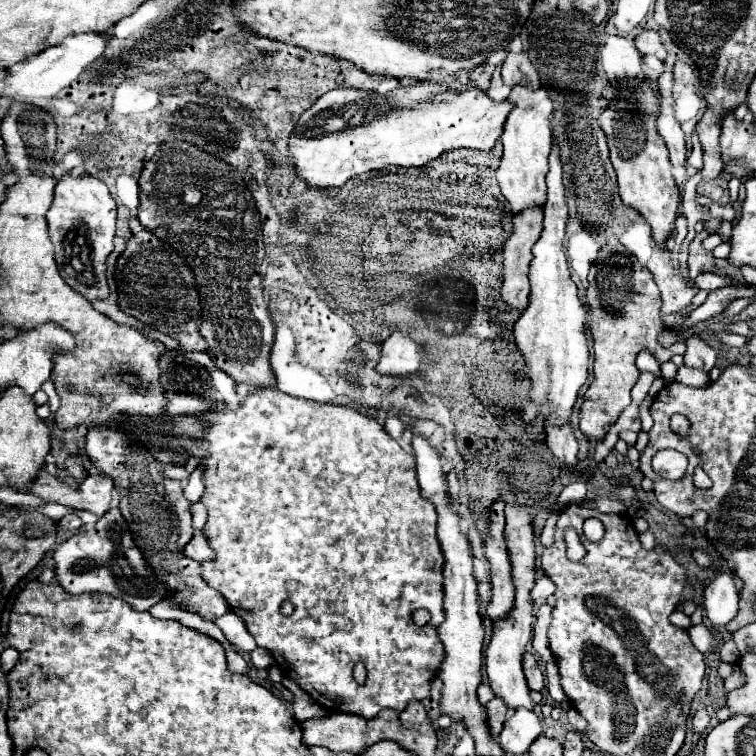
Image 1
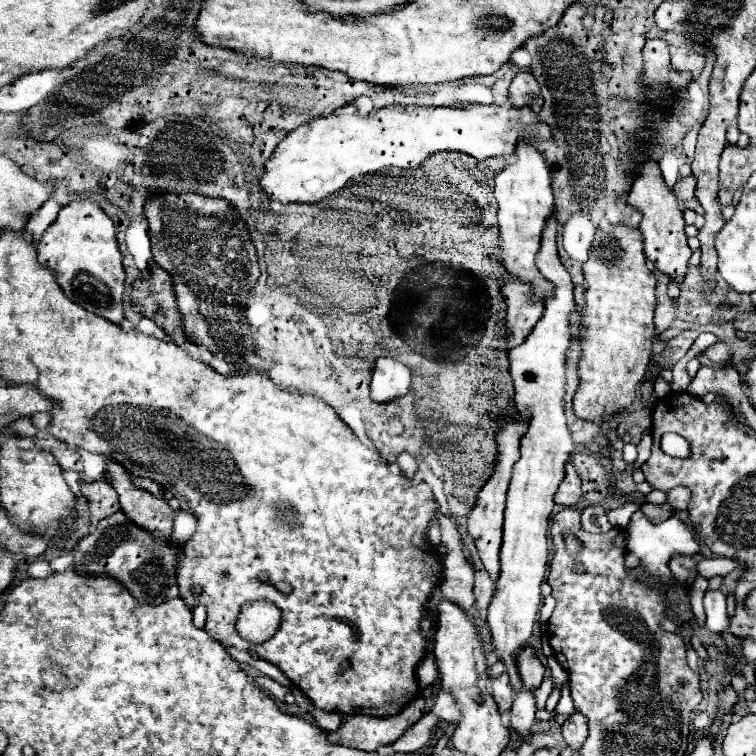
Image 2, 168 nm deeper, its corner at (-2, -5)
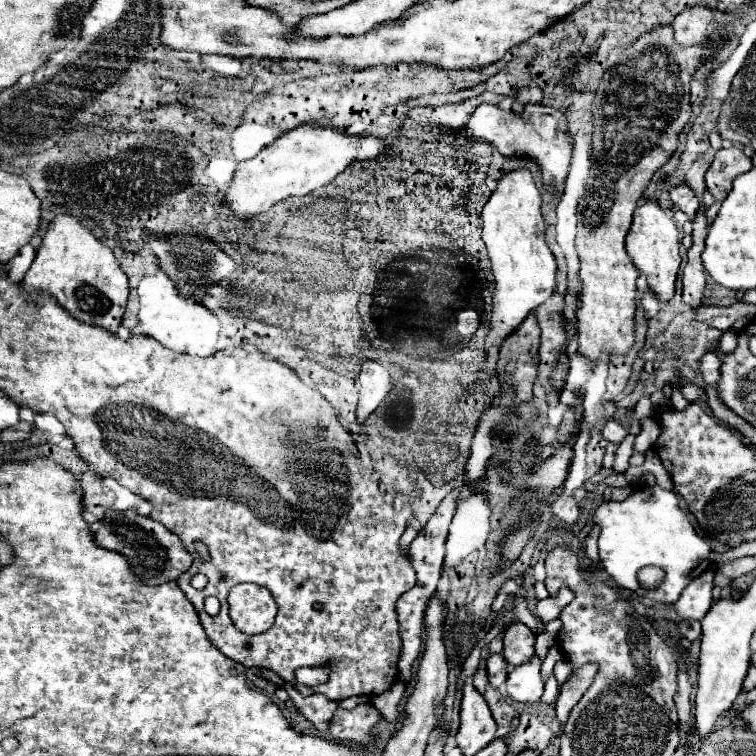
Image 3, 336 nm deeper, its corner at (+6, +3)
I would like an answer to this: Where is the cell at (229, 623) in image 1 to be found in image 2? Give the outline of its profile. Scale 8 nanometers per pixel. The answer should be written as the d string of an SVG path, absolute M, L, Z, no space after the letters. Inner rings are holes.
M116 512L102 522L98 522L96 532L78 540L74 548L74 568L84 576L106 576L118 580L128 592L146 604L162 604L172 598L180 598L180 590L176 584L176 548L174 544L160 544L160 540L152 540L148 532L136 528L122 512Z

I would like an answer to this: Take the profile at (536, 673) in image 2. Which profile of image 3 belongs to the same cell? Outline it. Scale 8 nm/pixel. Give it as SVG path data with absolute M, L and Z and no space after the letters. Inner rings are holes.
M512 622L504 632L504 658L508 664L522 664L534 656L536 632L520 622Z

